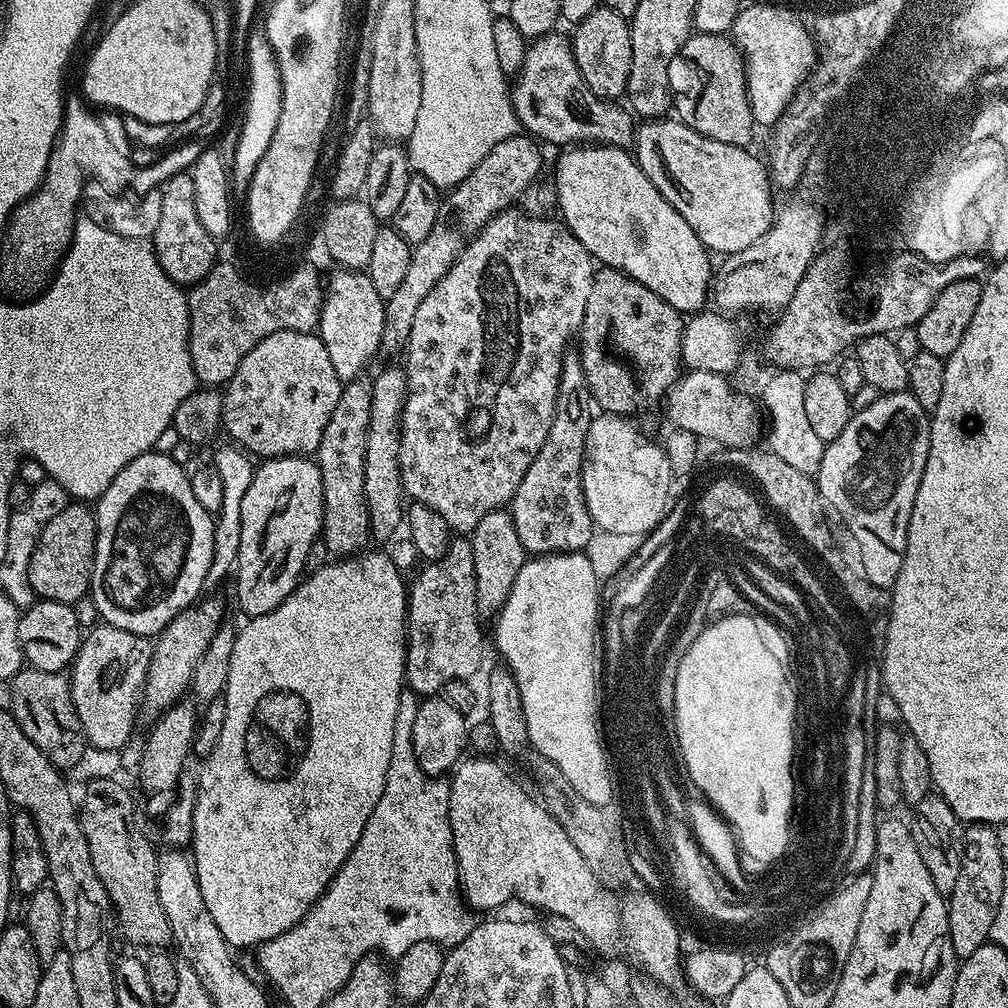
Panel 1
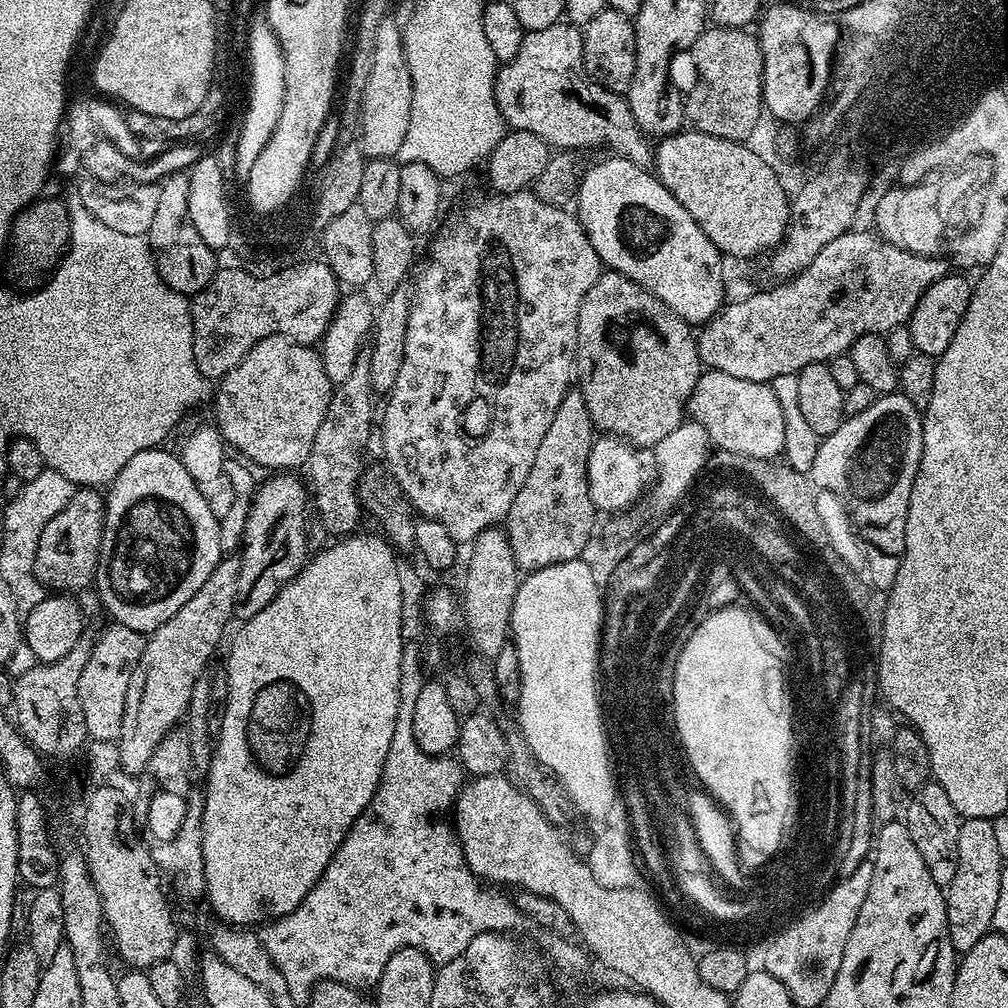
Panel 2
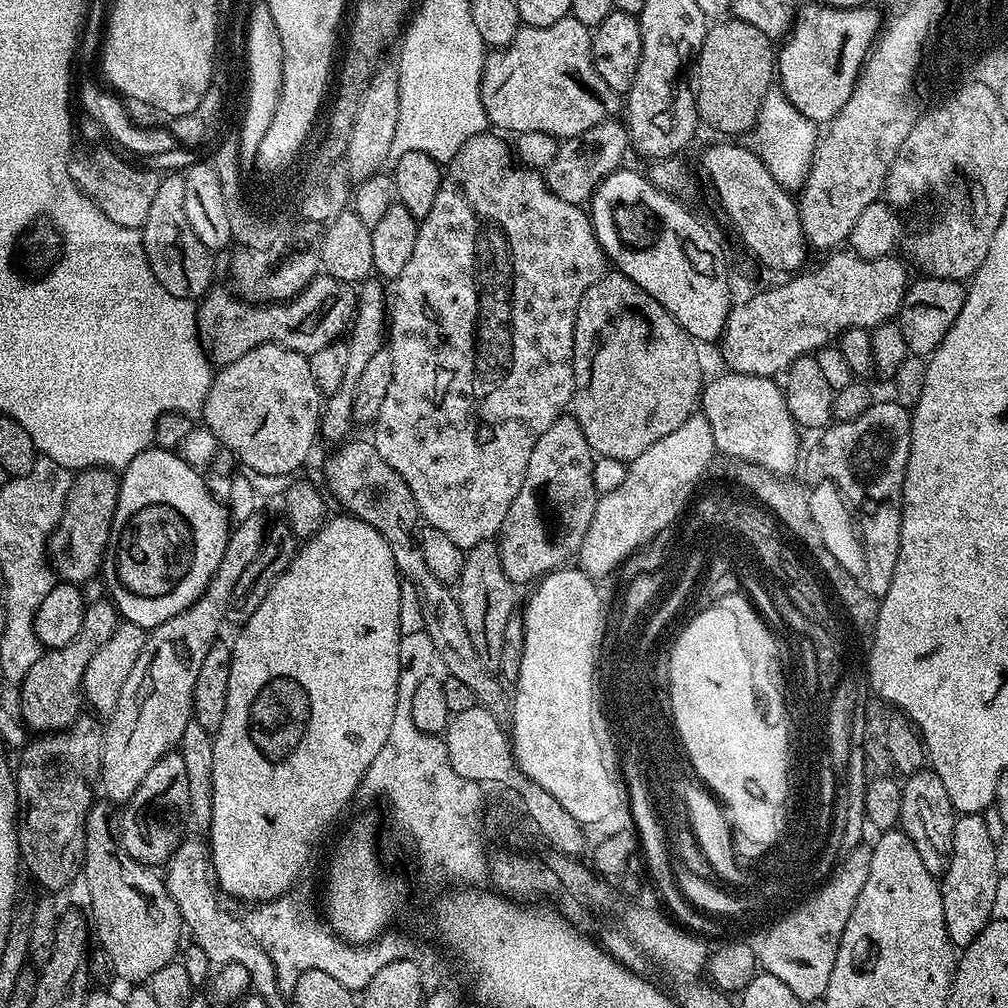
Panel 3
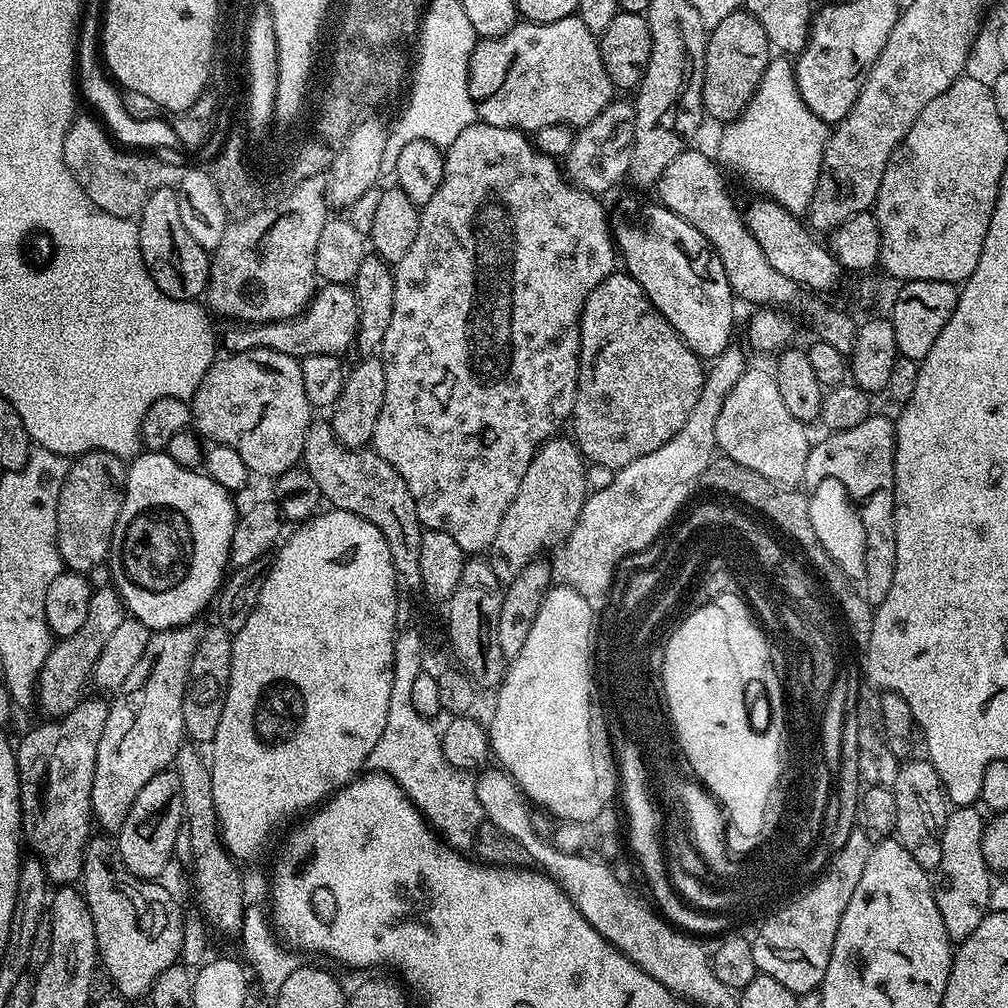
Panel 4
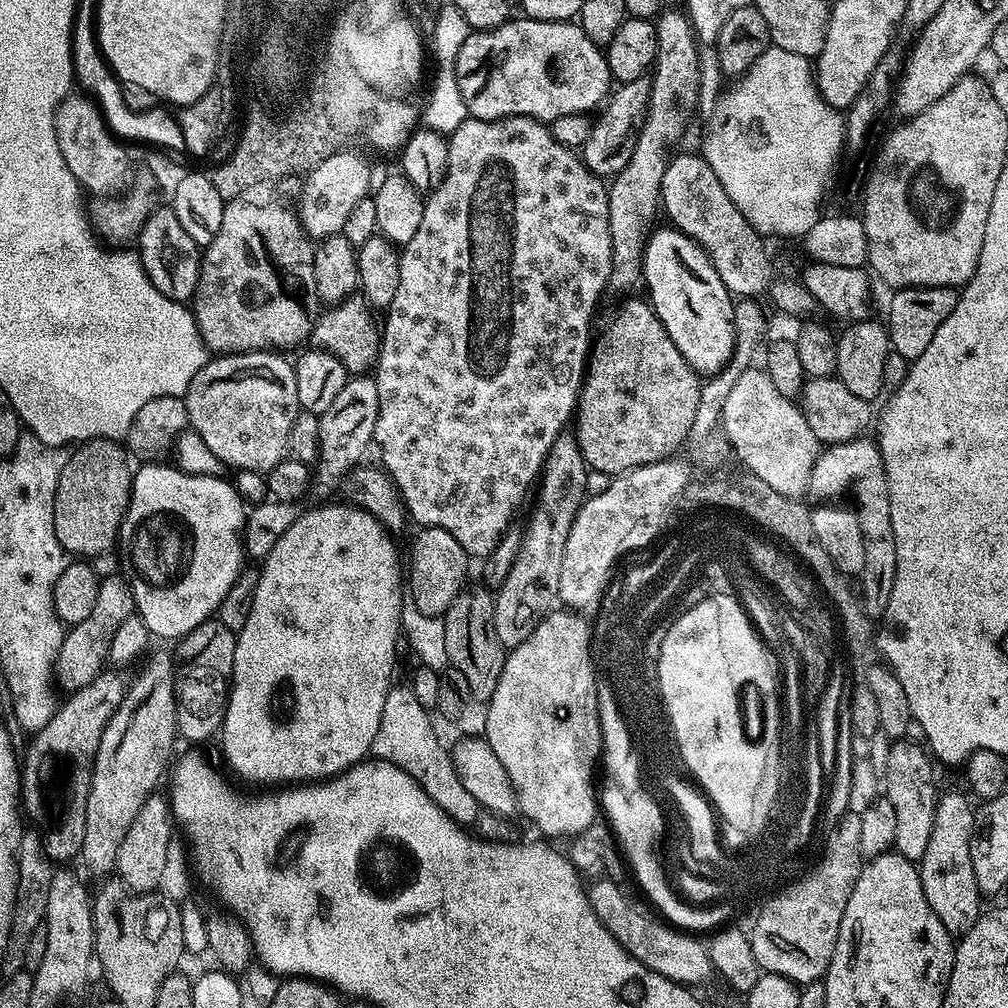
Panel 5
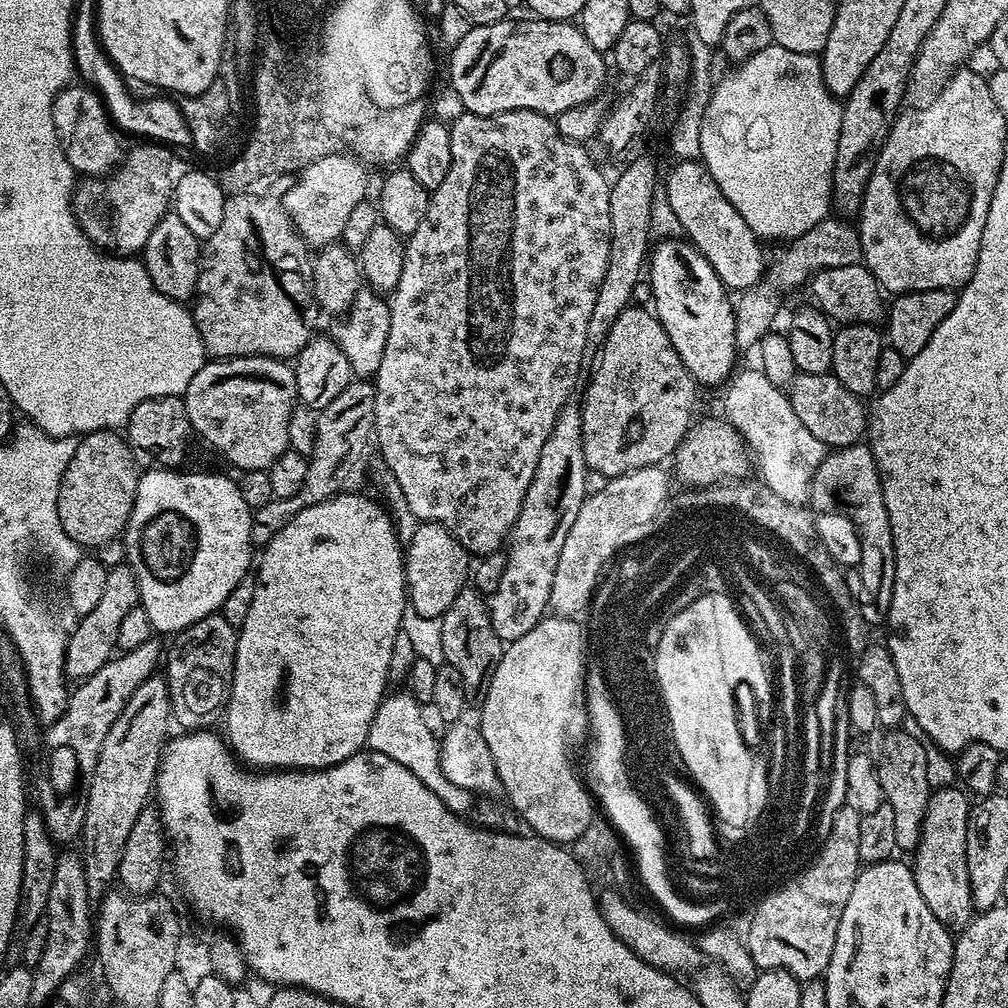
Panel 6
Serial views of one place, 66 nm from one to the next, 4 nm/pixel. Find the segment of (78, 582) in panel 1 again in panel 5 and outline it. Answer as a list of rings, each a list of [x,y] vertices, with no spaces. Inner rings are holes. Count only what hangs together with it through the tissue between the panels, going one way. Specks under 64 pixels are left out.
[[[86,440],[69,455],[61,470],[54,498],[54,531],[69,557],[91,558],[103,552],[112,552],[117,543],[120,527],[132,497],[134,475],[133,465],[128,465],[129,453],[120,447],[115,440]]]

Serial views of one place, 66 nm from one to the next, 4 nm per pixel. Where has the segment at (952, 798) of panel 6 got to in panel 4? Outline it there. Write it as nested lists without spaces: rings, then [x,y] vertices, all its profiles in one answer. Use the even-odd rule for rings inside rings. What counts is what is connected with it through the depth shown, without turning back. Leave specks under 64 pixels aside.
[[[976,806],[953,807],[948,813],[940,839],[940,884],[938,880],[934,891],[938,902],[938,914],[942,914],[942,926],[946,926],[948,939],[953,942],[970,938],[970,934],[978,930],[982,918],[990,911],[994,876],[982,858],[982,834],[986,820],[985,817],[980,817],[979,811],[981,812],[981,809]]]

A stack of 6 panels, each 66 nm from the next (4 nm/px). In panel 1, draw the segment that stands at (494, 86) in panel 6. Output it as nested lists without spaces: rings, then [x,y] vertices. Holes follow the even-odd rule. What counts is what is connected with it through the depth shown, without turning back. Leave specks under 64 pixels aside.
[[[556,35],[542,36],[529,43],[526,58],[511,85],[512,105],[521,129],[545,145],[547,145],[546,143],[564,144],[560,146],[609,144],[615,148],[631,149],[634,144],[633,113],[627,107],[619,108],[621,106],[619,103],[596,96],[594,90],[590,90],[590,86],[586,86],[586,78],[582,78],[582,70],[578,70],[578,62],[572,53],[569,37]]]

